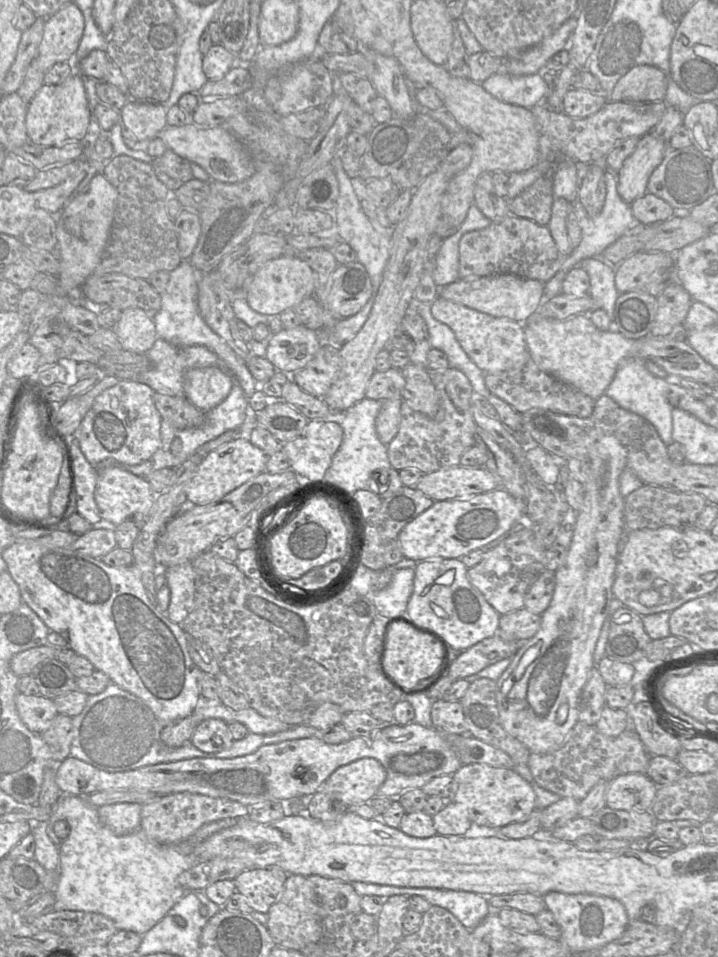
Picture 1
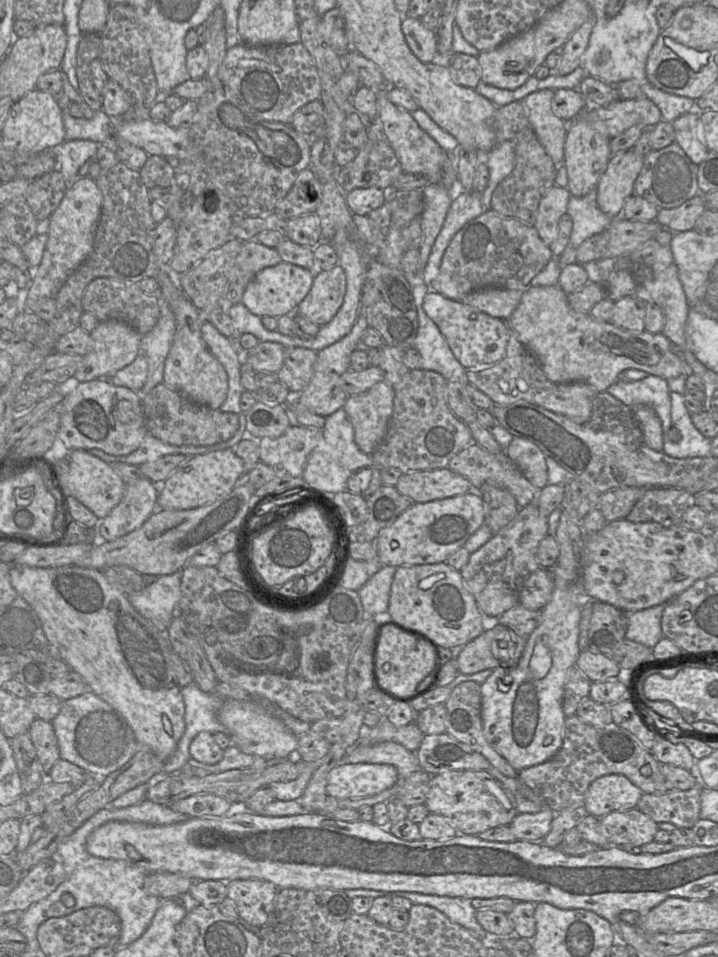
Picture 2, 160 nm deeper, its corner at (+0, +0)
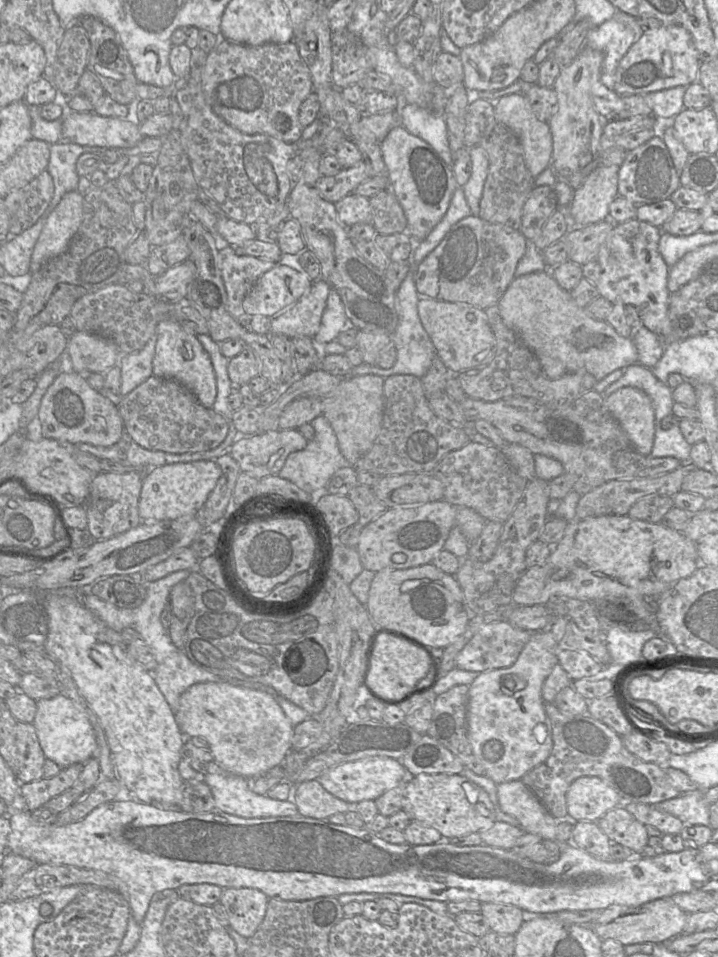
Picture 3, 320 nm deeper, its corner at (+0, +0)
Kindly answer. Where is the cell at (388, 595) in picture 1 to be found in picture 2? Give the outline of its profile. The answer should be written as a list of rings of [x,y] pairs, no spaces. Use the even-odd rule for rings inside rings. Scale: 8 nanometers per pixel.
[[[383,565],[359,590],[362,605],[367,614],[388,613],[390,591],[396,567]]]

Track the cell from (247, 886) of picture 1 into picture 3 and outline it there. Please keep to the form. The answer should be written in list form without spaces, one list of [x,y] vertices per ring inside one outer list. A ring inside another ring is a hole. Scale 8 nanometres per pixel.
[[[225,888],[219,902],[227,913],[230,927],[247,939],[263,921],[268,899],[255,888]]]

